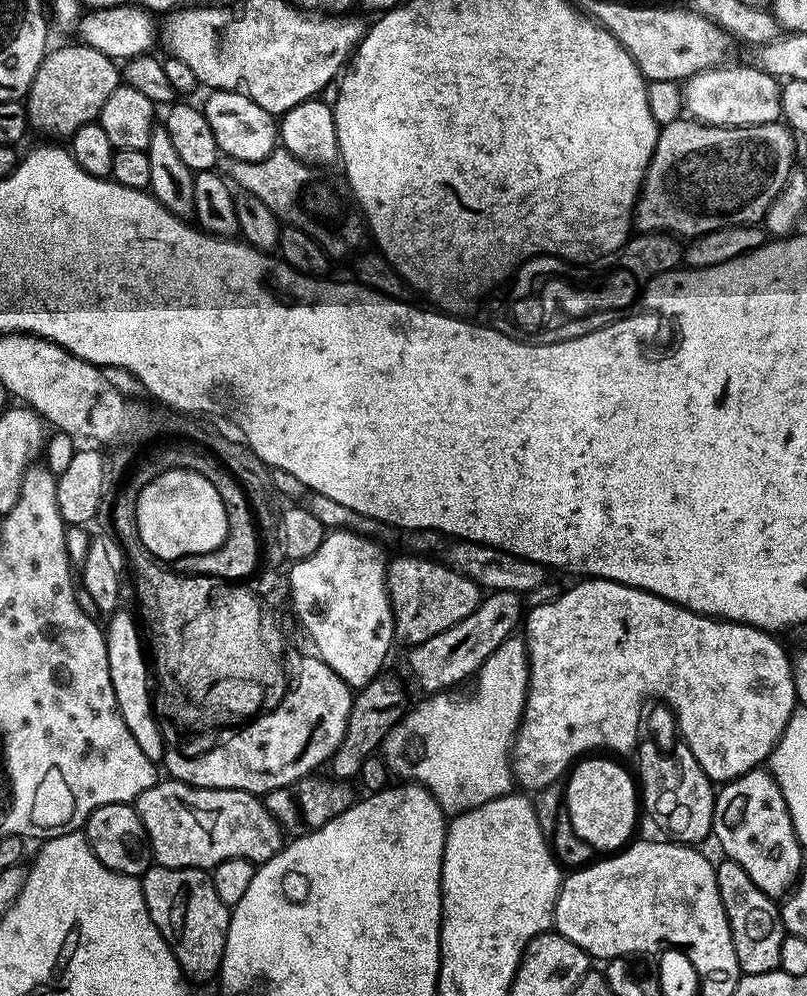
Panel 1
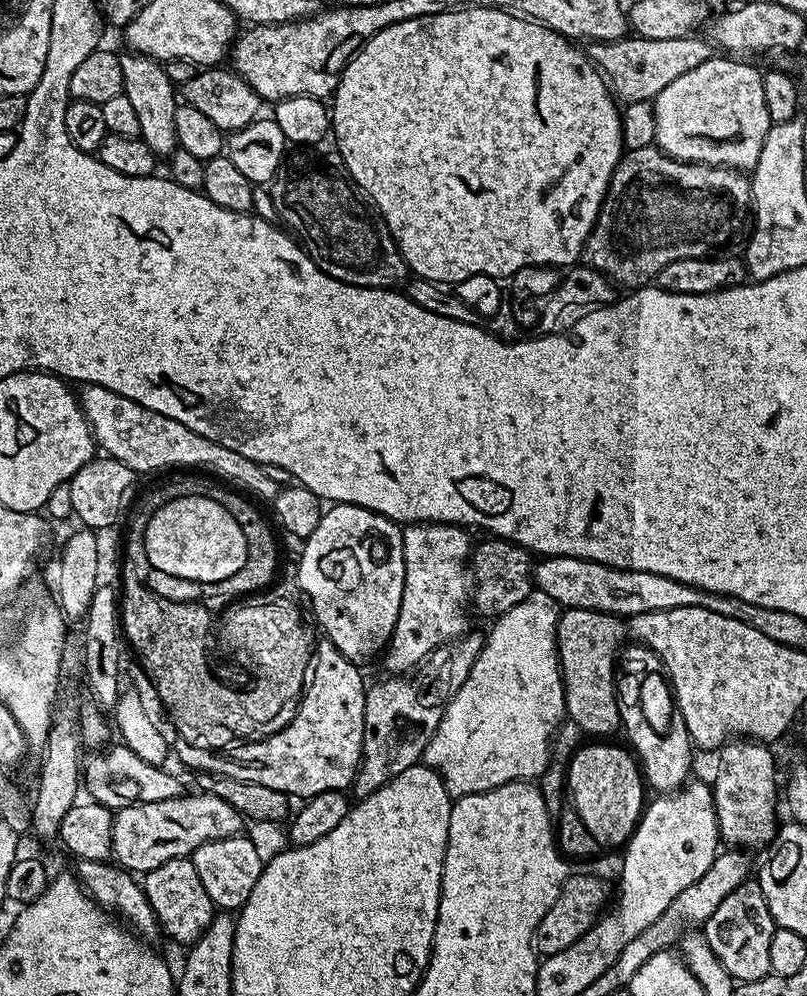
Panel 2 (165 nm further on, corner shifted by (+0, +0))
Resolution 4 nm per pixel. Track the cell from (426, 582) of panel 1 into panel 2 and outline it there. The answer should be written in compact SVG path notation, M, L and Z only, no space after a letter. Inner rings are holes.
M484 538L475 545L470 557L470 604L480 616L495 618L514 610L534 591L534 556L508 538Z

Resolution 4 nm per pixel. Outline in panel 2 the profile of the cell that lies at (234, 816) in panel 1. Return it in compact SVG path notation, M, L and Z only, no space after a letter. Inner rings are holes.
M203 790L197 796L181 794L162 802L142 802L119 809L112 818L111 859L132 874L143 874L170 862L191 857L198 846L211 840L241 835L245 817L230 802Z

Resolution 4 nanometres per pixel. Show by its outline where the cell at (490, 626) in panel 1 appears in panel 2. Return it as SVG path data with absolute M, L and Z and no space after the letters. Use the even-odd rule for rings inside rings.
M469 630L457 640L451 640L449 644L435 648L411 678L404 674L396 674L391 678L384 678L388 680L374 685L373 688L371 685L365 691L360 768L350 785L353 797L356 795L356 798L363 798L374 794L374 790L398 778L402 770L410 770L410 766L421 763L434 730L438 730L438 722L442 722L444 705L451 702L452 695L459 690L462 682L466 682L474 662L484 649L484 642L483 635L479 636L475 630Z

